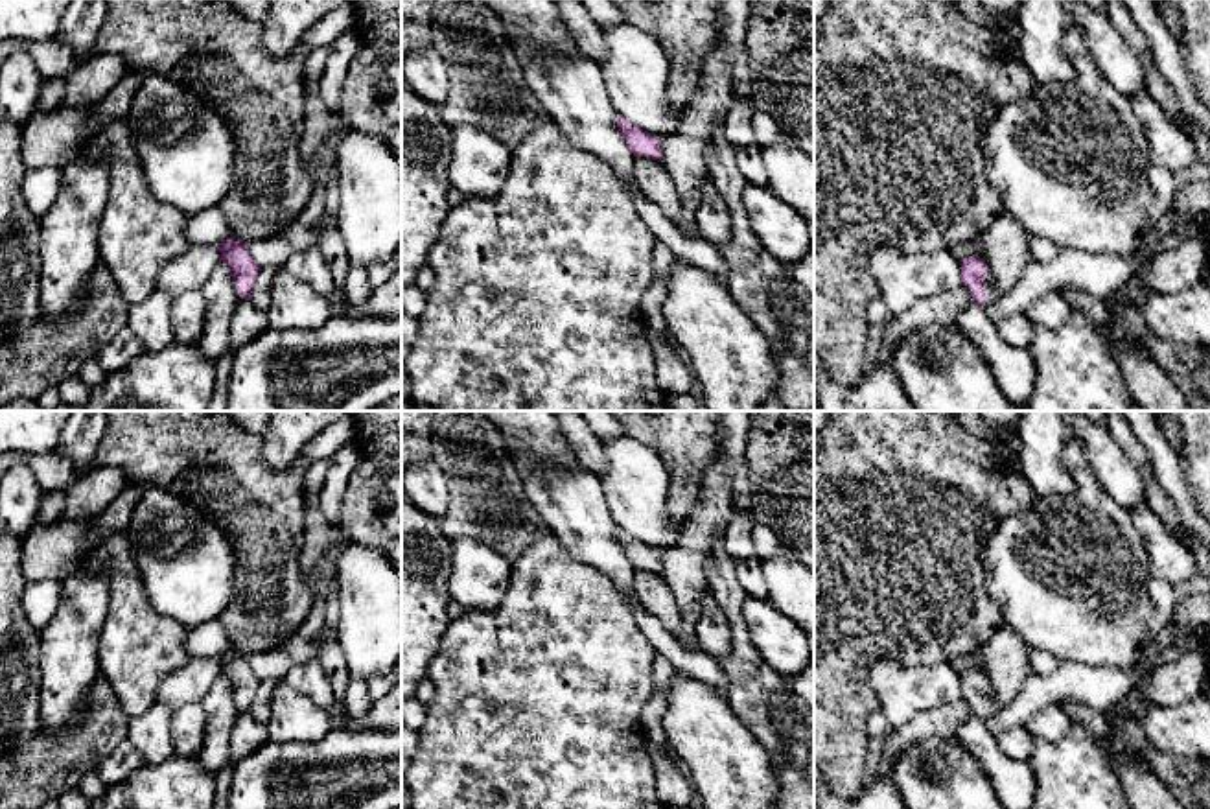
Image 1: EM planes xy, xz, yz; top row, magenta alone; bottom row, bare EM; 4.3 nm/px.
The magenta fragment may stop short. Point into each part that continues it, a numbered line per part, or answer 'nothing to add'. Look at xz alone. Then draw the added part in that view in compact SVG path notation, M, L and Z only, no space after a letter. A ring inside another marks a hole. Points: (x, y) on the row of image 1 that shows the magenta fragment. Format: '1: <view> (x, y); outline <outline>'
nothing to add

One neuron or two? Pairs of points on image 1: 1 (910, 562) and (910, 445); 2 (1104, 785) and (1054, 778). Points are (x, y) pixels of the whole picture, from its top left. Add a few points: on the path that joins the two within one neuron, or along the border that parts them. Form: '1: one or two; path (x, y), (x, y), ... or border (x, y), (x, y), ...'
1: one; path (910, 533), (910, 474)
2: one; path (1091, 785), (1078, 785), (1067, 778)

